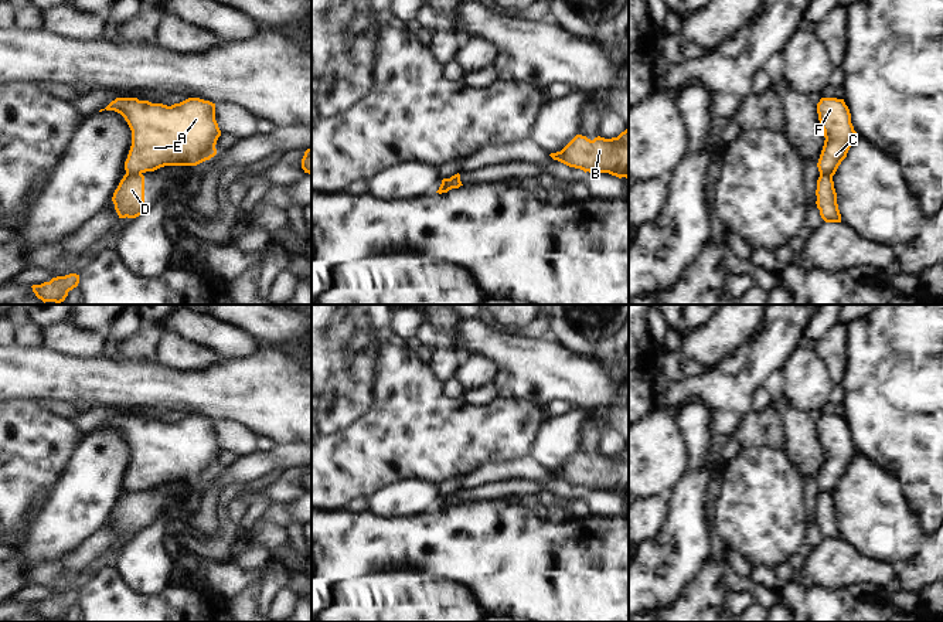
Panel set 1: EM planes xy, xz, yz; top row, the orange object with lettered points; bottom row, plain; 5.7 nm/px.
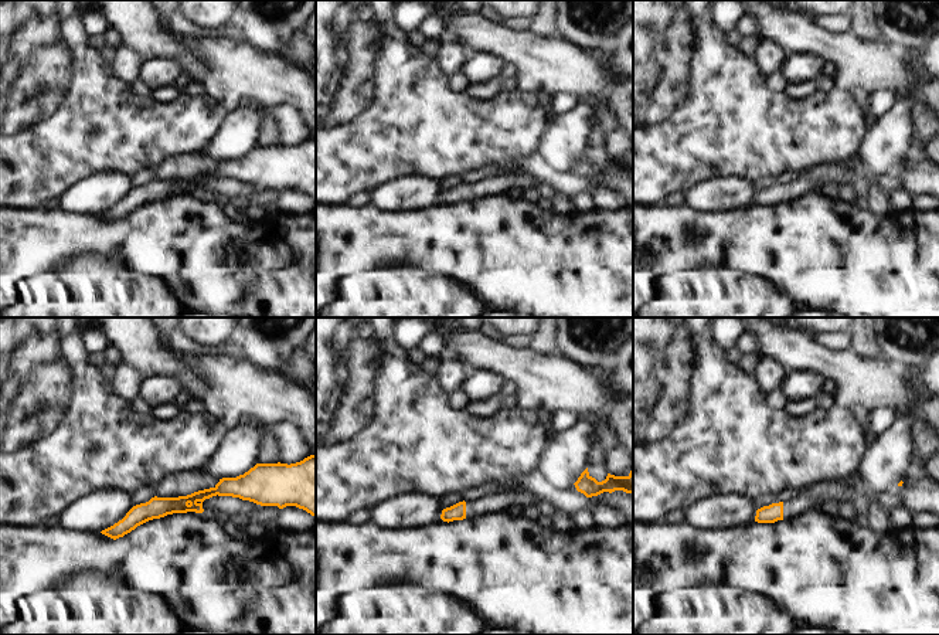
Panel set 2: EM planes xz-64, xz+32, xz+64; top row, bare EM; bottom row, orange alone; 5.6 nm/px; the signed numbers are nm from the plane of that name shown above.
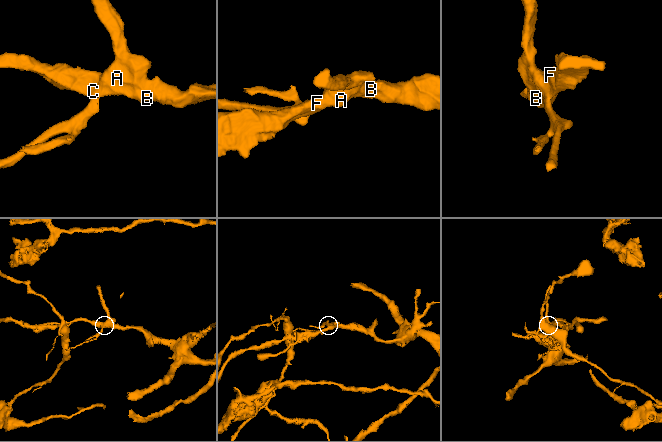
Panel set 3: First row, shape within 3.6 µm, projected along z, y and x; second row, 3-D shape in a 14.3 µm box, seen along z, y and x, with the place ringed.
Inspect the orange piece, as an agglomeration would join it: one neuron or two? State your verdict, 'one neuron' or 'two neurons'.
two neurons

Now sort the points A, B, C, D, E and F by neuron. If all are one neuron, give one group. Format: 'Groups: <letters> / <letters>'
Groups: A B C E F / D

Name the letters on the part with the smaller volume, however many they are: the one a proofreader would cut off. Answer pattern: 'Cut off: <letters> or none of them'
Cut off: D

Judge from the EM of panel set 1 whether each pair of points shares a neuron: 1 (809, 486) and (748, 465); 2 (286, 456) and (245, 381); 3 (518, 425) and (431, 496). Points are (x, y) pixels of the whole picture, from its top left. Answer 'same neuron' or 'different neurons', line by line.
1: different neurons
2: different neurons
3: different neurons

